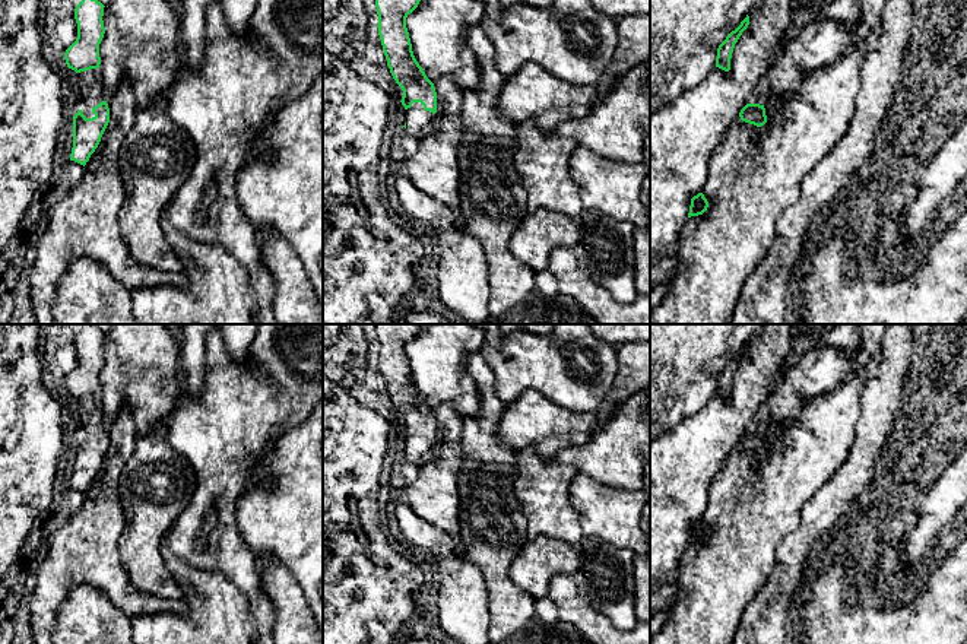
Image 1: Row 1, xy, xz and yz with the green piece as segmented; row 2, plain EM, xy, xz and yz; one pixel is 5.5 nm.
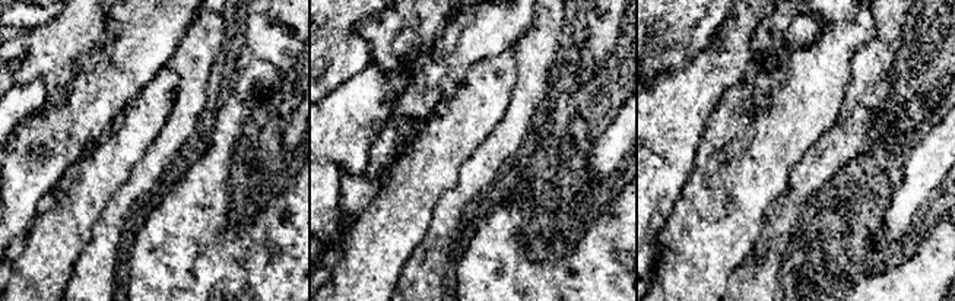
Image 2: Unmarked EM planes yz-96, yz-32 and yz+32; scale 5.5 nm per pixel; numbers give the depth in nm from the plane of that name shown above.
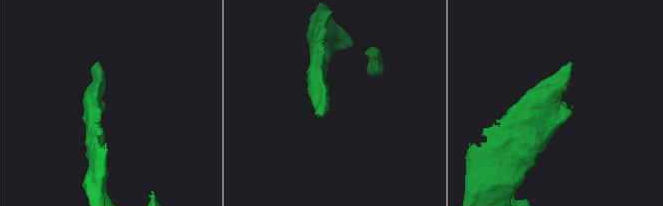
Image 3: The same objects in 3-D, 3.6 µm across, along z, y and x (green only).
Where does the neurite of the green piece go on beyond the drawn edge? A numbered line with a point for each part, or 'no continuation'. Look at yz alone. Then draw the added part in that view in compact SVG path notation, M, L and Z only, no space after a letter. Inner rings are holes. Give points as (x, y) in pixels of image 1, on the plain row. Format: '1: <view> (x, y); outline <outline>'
1: yz (818, 371); outline M859 324L860 349L846 353L824 346L808 350L795 367L783 374L761 406L757 423L764 425L765 442L771 437L765 429L774 422L790 425L802 413L803 405L824 393L836 390L841 381L860 369L879 349L881 337L891 324Z

